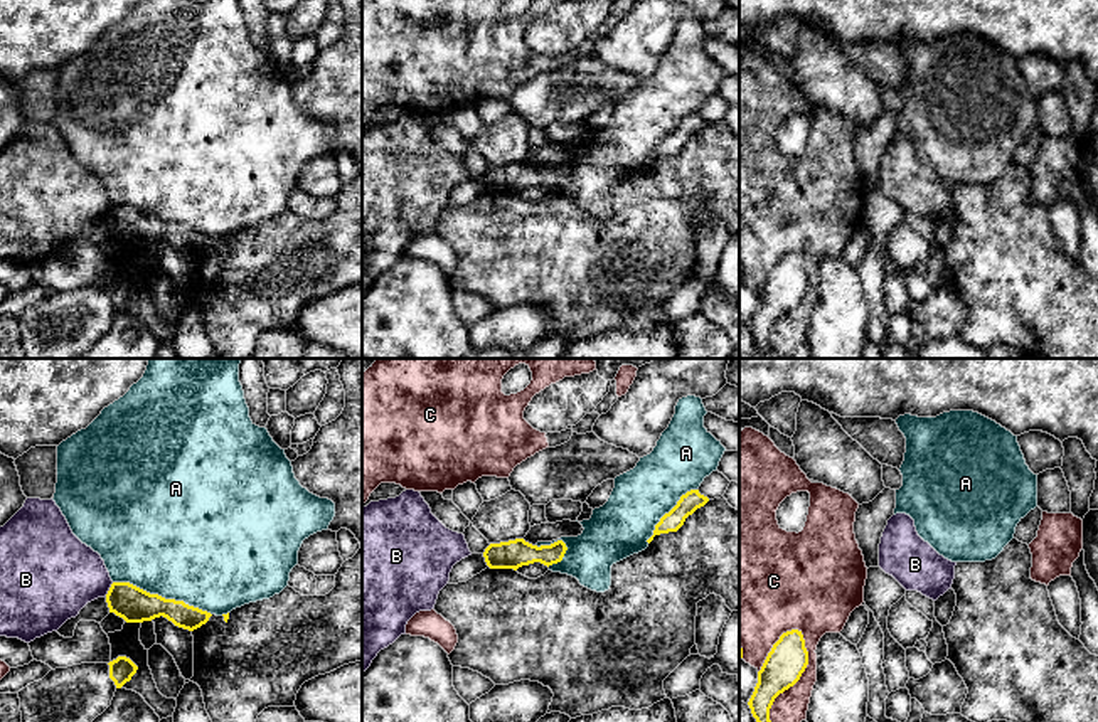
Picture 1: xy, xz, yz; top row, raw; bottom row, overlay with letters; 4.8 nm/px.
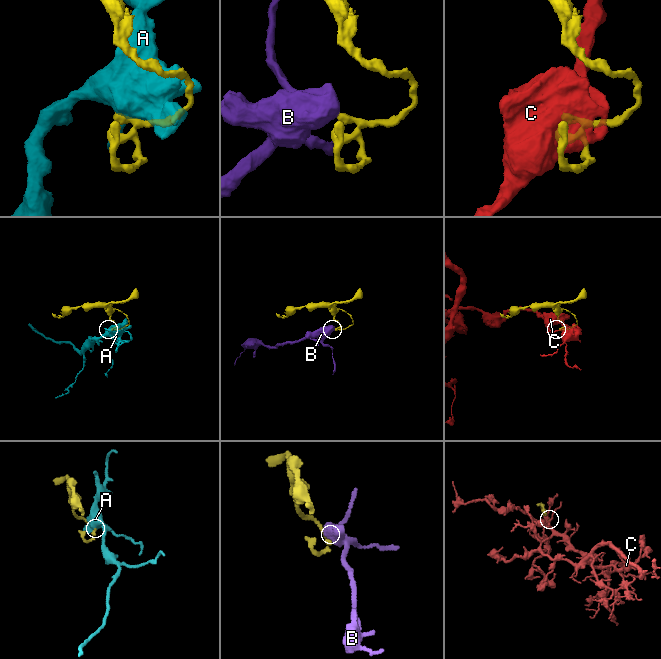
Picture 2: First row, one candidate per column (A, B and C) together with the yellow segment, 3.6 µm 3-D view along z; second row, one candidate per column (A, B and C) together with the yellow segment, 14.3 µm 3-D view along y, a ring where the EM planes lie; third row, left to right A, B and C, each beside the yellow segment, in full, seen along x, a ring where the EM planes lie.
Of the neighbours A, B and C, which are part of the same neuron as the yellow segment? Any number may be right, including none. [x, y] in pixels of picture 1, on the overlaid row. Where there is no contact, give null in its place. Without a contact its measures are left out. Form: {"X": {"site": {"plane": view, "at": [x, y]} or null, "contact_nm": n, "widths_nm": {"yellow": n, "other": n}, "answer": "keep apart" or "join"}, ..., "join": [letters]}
{"A": {"site": {"plane": "xy", "at": [160, 596]}, "contact_nm": 500, "widths_nm": {"yellow": 170, "other": 500}, "answer": "keep apart"}, "B": {"site": {"plane": "xy", "at": [110, 589]}, "contact_nm": 80, "widths_nm": {"yellow": 170, "other": 380}, "answer": "keep apart"}, "C": {"site": {"plane": "yz", "at": [800, 675]}, "contact_nm": 460, "widths_nm": {"yellow": 190, "other": 150}, "answer": "keep apart"}, "join": []}

